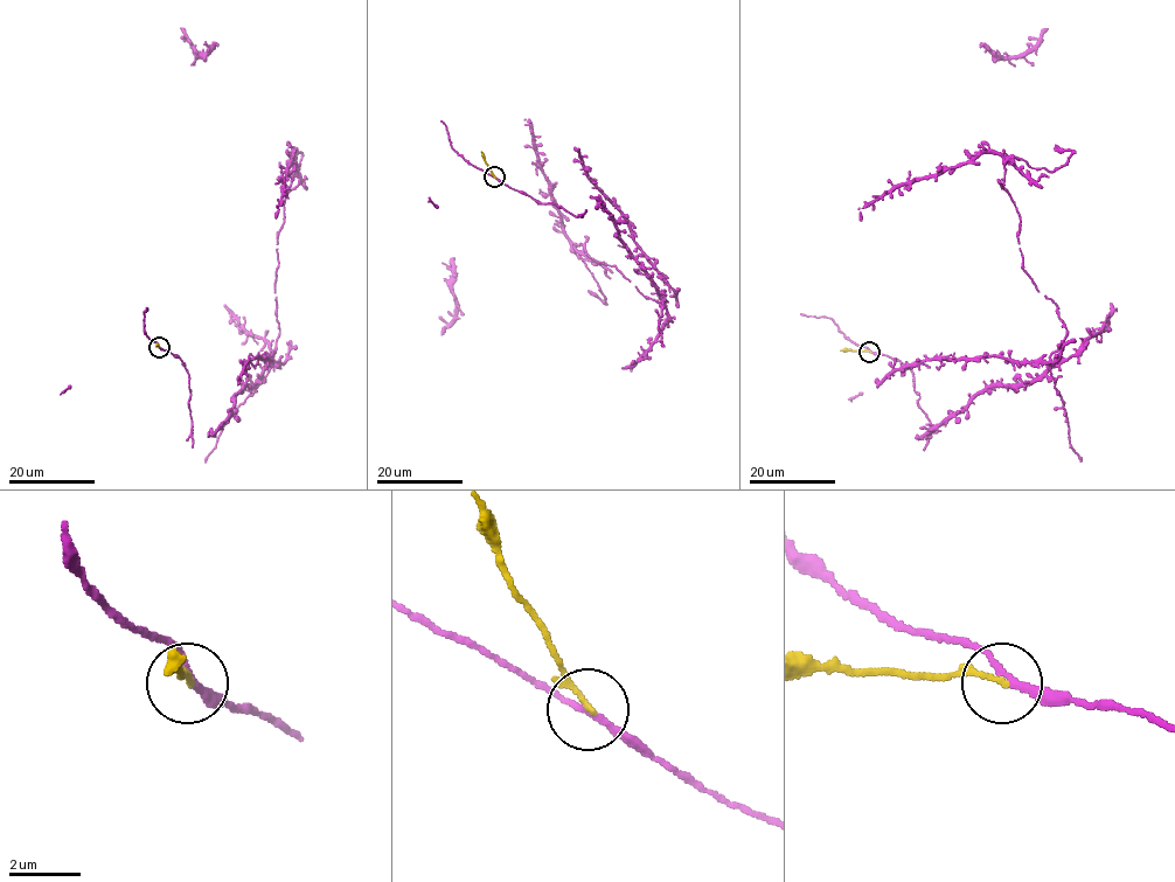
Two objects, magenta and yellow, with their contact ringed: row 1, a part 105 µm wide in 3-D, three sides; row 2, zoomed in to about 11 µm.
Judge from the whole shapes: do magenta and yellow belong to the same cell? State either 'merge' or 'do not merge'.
do not merge

